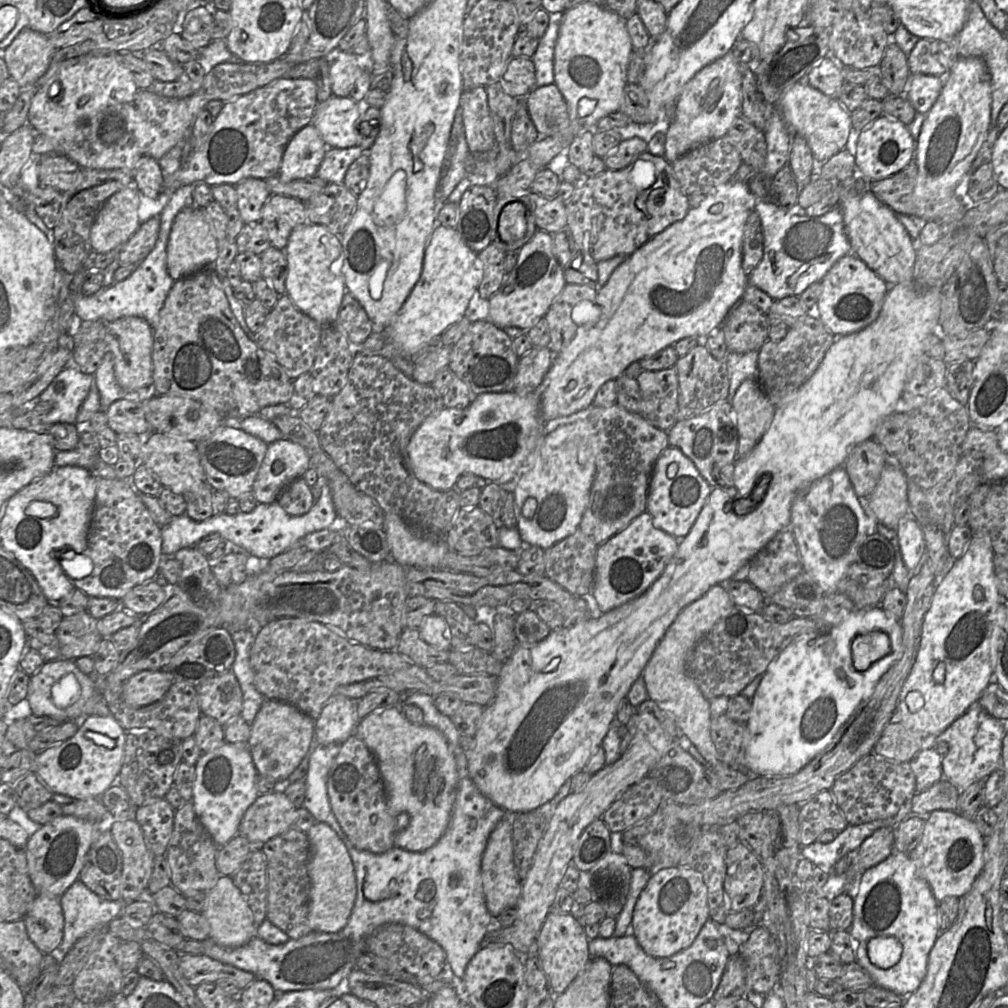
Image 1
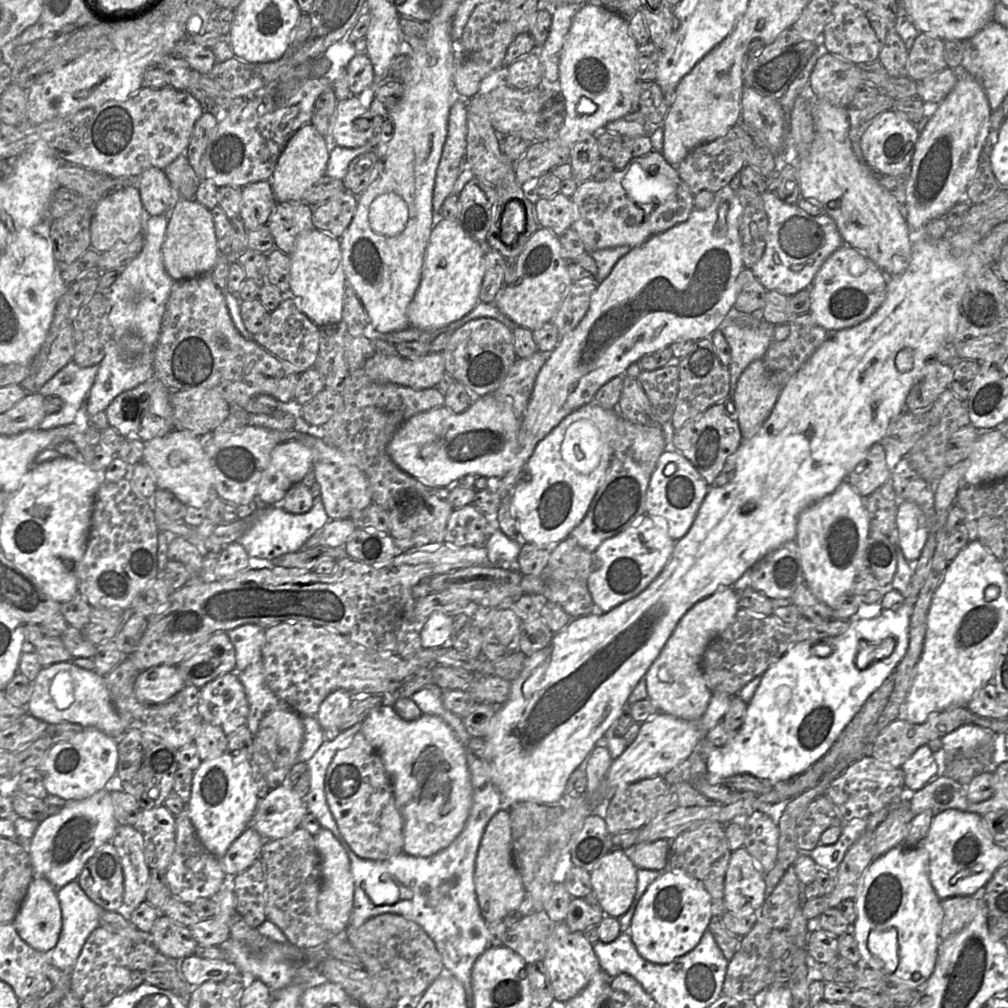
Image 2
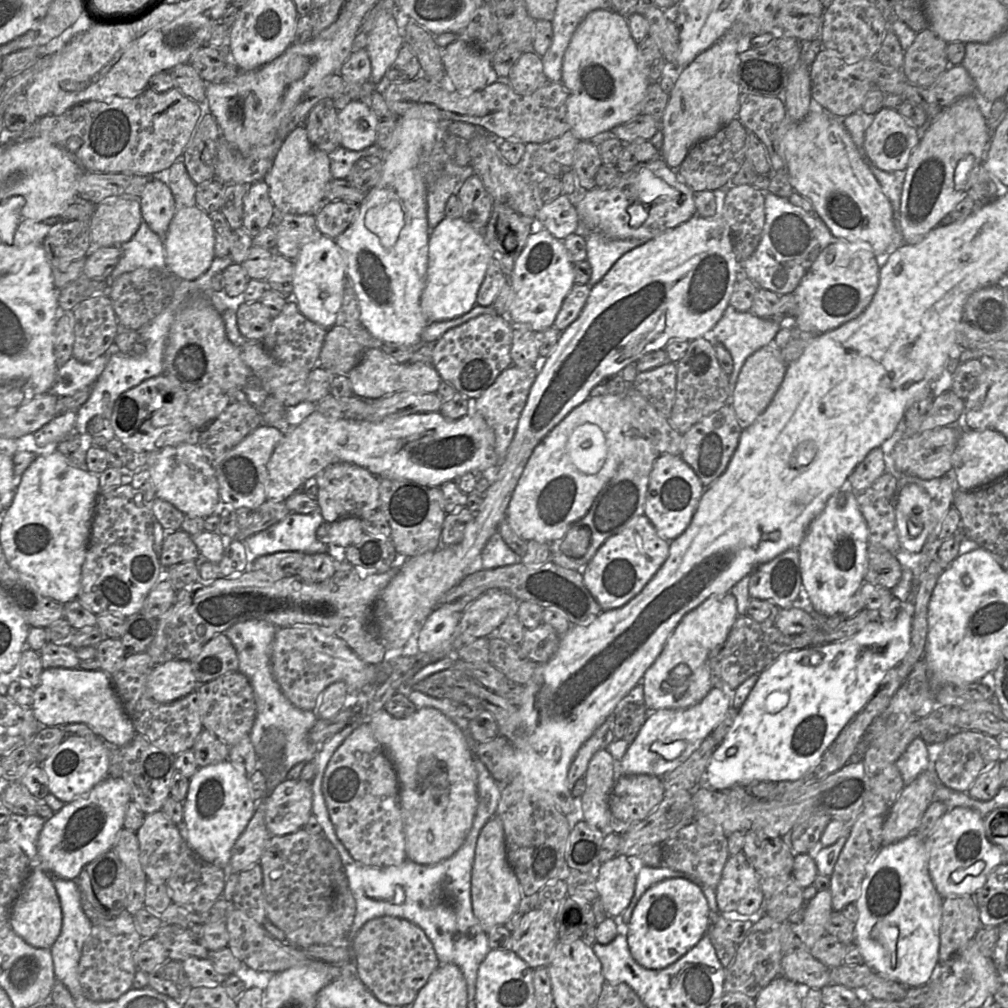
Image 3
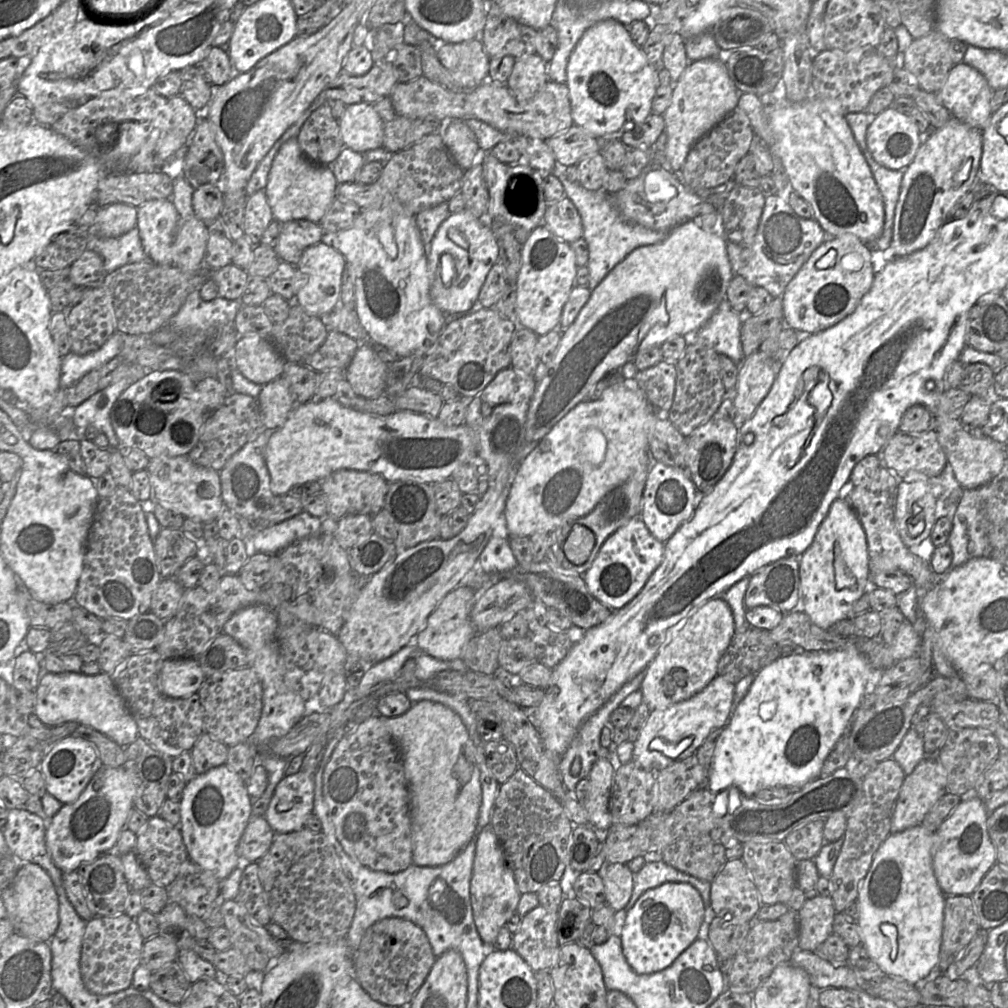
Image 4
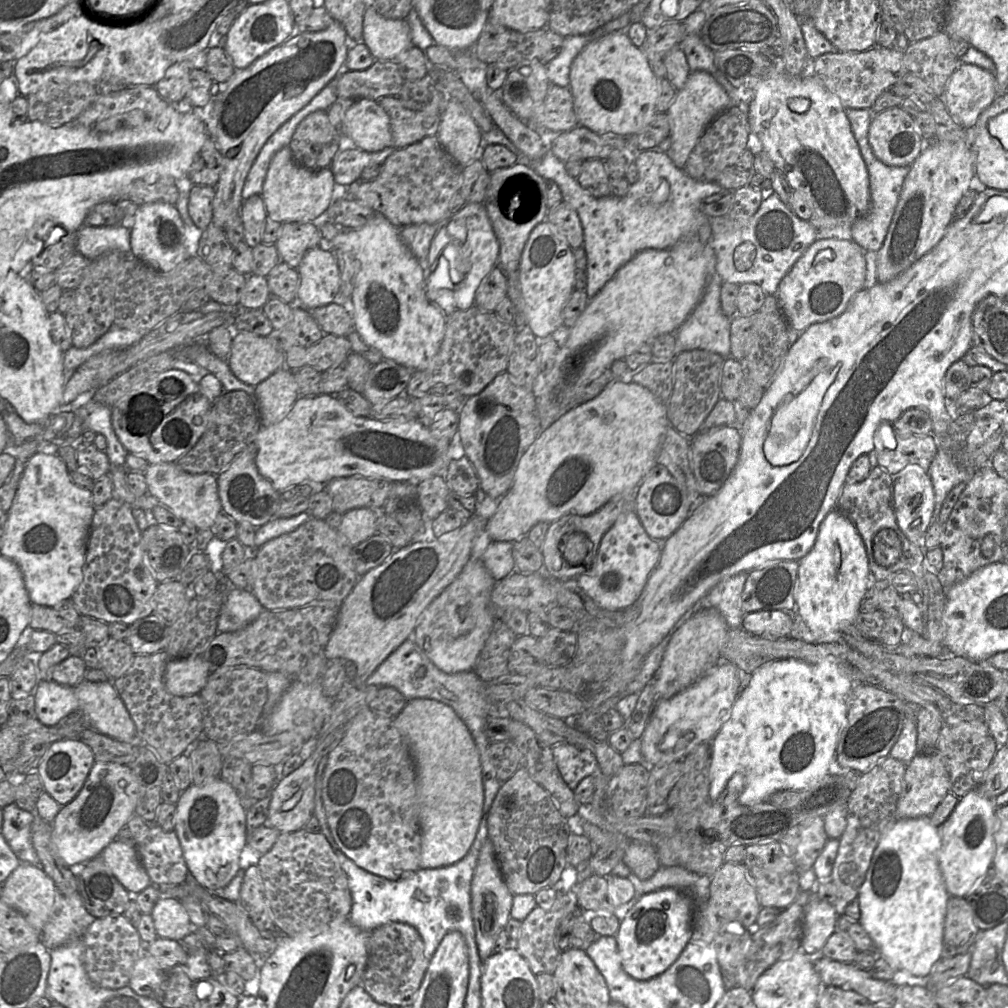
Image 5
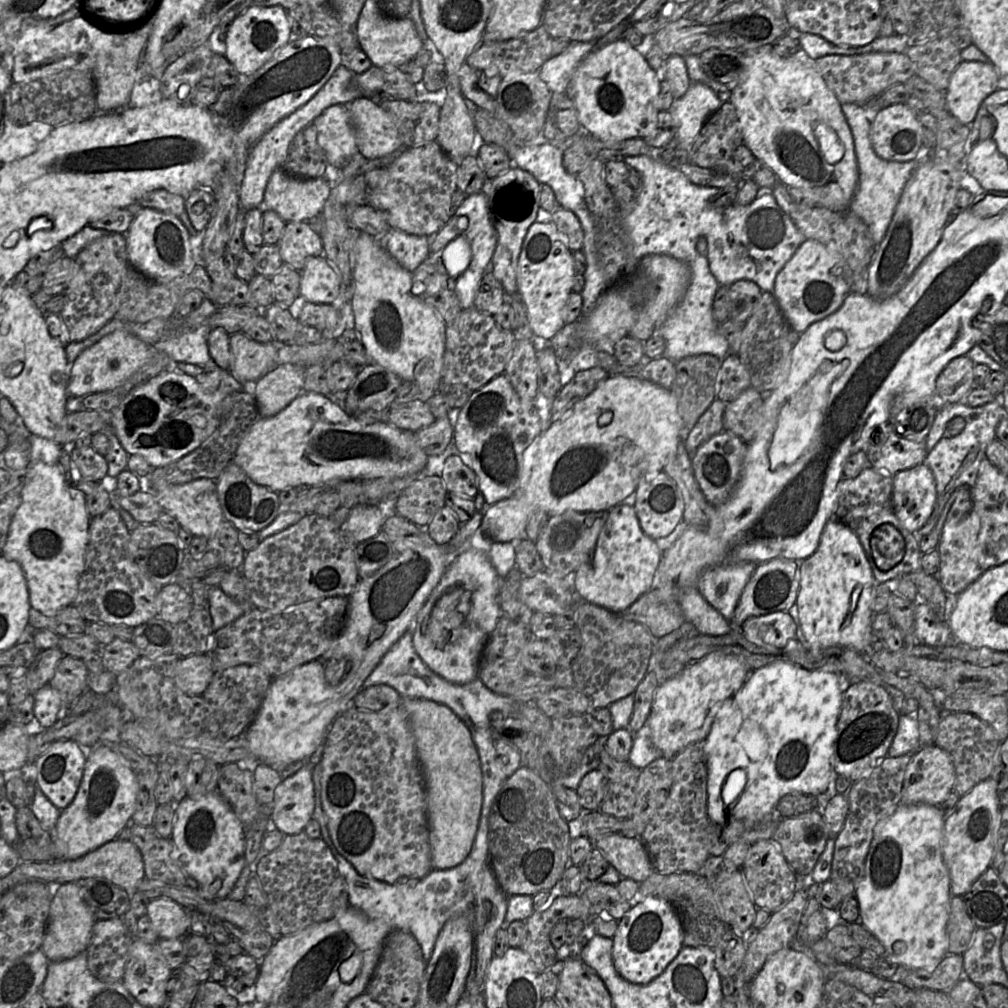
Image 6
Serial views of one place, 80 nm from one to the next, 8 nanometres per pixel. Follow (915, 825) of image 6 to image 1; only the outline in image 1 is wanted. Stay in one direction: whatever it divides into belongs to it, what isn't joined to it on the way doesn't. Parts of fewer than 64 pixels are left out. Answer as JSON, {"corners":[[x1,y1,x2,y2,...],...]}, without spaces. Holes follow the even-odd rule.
{"corners":[[893,852,862,874,848,931,853,940,855,962,868,972,873,985,893,991,901,997,907,997,918,989,926,975,929,953,940,934,939,902,920,876,910,855]]}

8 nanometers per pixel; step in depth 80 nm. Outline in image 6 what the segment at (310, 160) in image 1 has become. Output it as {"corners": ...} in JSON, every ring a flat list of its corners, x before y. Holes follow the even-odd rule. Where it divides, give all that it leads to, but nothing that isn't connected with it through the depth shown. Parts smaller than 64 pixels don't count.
{"corners":[[279,168,269,178,263,206,275,211,286,223,306,221,321,215,332,186,327,177,300,179]]}

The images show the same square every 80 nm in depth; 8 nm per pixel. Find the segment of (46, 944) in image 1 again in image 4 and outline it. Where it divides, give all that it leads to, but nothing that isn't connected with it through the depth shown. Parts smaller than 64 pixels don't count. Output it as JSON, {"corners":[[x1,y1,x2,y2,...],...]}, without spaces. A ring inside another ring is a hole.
{"corners":[[23,863,11,883,1,892,15,932,35,941,49,942,59,926,59,902,48,873,34,863]]}

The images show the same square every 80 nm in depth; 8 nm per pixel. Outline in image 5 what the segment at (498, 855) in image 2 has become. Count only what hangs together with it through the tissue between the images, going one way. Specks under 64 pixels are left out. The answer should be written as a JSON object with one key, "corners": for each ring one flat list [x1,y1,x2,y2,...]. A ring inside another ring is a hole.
{"corners":[[486,839,478,856,478,862,471,883,471,910,475,926,476,943,482,962,494,952,500,930,504,929,510,917,513,894,508,889,496,860,493,843]]}

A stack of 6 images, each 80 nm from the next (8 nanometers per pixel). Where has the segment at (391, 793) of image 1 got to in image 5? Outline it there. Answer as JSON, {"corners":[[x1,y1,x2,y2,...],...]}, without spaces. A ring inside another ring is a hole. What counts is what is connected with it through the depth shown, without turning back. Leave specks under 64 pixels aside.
{"corners":[[435,699,408,700,393,721,406,741,415,765,417,815,421,833,420,869,441,868,455,864,469,851,482,817,484,798,482,772,479,753,472,735,453,708]]}

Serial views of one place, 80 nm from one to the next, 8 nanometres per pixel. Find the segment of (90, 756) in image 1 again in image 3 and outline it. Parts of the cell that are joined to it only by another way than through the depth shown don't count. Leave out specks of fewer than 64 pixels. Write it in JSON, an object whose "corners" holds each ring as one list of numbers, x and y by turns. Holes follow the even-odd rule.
{"corners":[[67,737,52,750,41,767,47,777,49,793,67,804,84,796,109,776,109,749,101,738]]}

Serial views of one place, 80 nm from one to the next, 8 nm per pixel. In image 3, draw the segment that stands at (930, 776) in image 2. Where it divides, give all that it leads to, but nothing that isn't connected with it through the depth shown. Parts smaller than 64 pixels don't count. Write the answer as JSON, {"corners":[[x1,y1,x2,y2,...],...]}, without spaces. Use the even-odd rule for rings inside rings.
{"corners":[[921,737,914,739,899,757,895,765,899,769,904,784,910,784,922,772,931,768,928,744]]}

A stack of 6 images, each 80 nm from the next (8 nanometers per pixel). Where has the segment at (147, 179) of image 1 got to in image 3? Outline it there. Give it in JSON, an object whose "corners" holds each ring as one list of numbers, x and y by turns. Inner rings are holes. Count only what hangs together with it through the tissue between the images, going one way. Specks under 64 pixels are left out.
{"corners":[[151,177,140,197,142,221,161,237,166,235,177,210,168,185,160,177]]}

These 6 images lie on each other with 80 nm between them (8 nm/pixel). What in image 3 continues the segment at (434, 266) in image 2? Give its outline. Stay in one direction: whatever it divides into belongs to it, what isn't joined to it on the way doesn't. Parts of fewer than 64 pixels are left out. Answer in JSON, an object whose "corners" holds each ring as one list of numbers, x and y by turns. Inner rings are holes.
{"corners":[[461,217,444,218,431,232,428,244,428,269,426,285,421,295,421,308,429,322,458,318,469,312,477,301,477,294,495,252,485,241,483,232,471,227]]}

